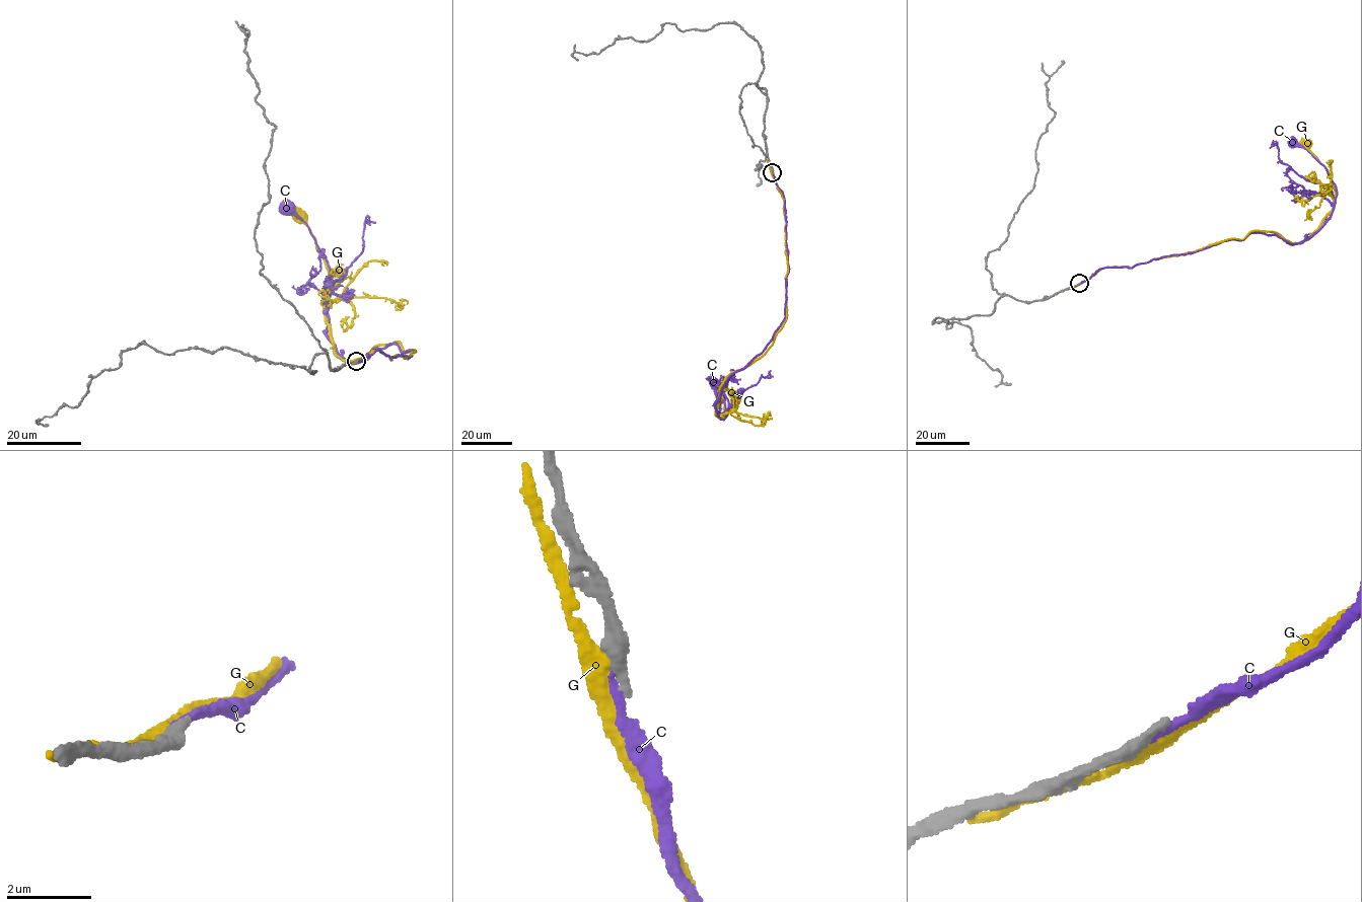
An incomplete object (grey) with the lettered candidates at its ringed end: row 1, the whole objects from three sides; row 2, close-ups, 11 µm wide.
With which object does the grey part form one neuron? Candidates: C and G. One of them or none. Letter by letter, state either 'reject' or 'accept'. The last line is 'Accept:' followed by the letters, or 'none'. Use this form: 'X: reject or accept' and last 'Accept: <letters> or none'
C: accept
G: reject
Accept: C

